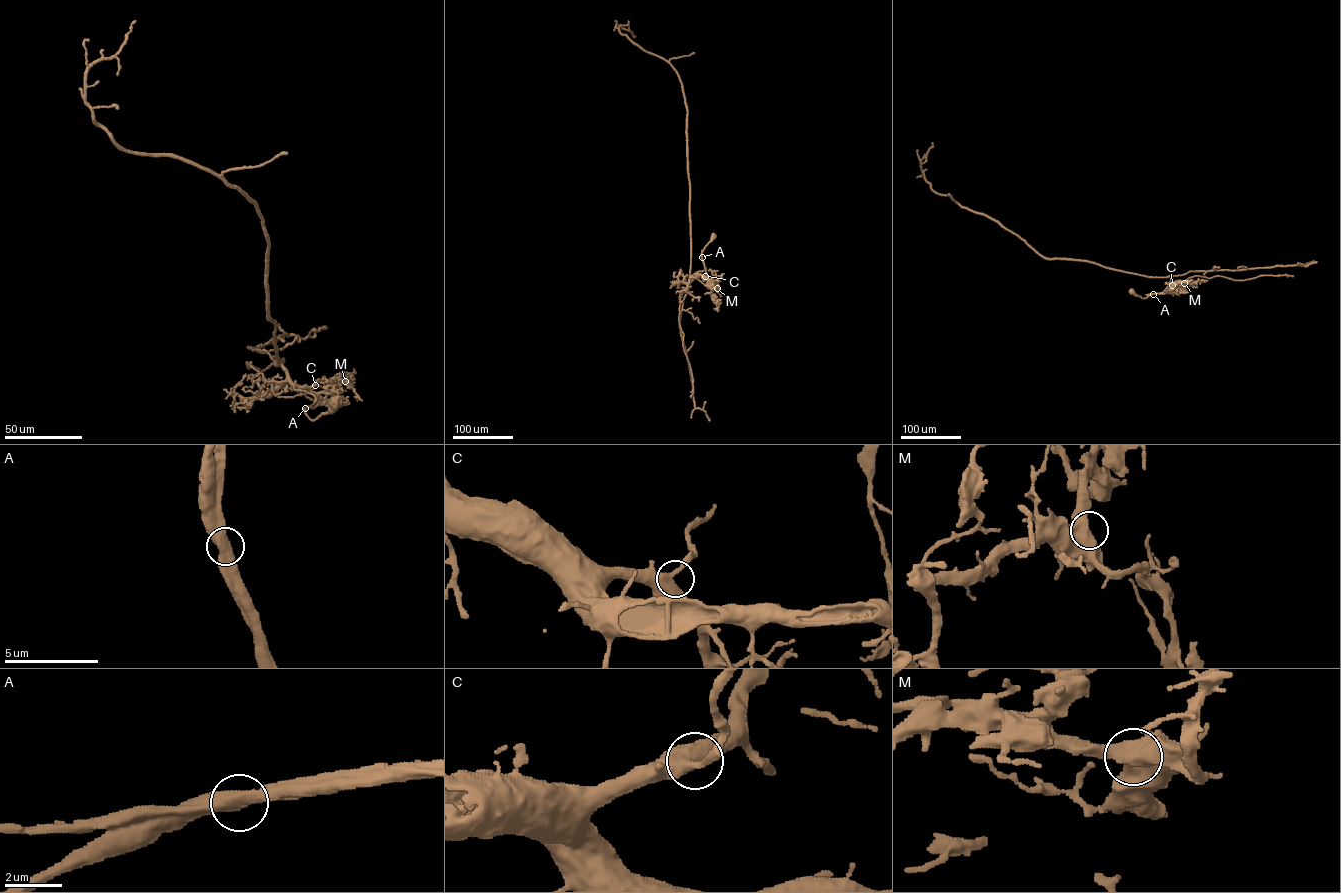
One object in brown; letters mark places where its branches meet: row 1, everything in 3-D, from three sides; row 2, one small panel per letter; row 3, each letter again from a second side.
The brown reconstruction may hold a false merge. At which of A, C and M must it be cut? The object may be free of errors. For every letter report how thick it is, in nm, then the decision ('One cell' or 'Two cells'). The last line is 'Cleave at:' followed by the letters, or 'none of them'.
A: Thickness 600 nm. Two cells
C: Thickness 600 nm. One cell
M: Thickness 600 nm. One cell
Cleave at: A

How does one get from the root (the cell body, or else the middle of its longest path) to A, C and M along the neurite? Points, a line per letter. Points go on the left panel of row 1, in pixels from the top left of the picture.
A: (335, 402), (315, 420), (305, 414), (305, 408)
C: (335, 402), (328, 411), (310, 419), (304, 409), (315, 402), (315, 397), (294, 387), (315, 385)
M: (335, 402), (315, 420), (304, 412), (307, 407), (323, 405), (331, 389), (345, 381)

